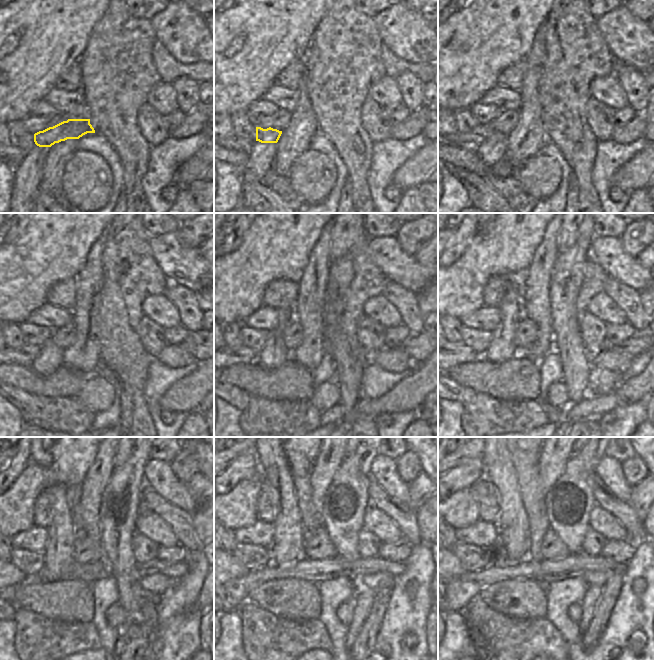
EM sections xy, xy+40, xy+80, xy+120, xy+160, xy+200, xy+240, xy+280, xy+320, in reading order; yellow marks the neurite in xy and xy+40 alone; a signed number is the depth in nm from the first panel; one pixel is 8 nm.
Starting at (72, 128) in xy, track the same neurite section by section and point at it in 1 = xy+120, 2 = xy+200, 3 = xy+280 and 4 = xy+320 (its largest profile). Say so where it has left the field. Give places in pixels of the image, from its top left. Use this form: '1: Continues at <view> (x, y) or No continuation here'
1: Continues at xy+120 (25, 354)
2: Continues at xy+200 (458, 353)
3: Continues at xy+280 (234, 570)
4: Continues at xy+320 (458, 569)

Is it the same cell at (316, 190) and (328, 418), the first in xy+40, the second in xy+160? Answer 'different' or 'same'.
different

